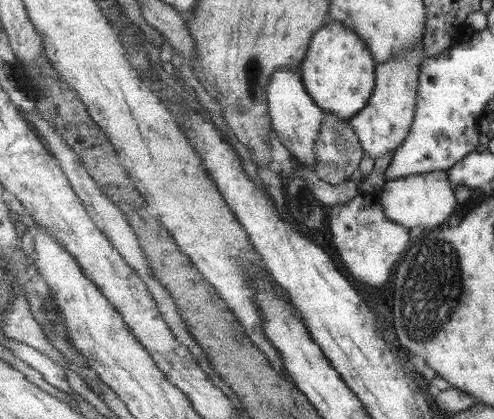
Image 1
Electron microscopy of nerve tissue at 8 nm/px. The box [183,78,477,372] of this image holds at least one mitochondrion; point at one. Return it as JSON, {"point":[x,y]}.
{"point":[432,280]}

